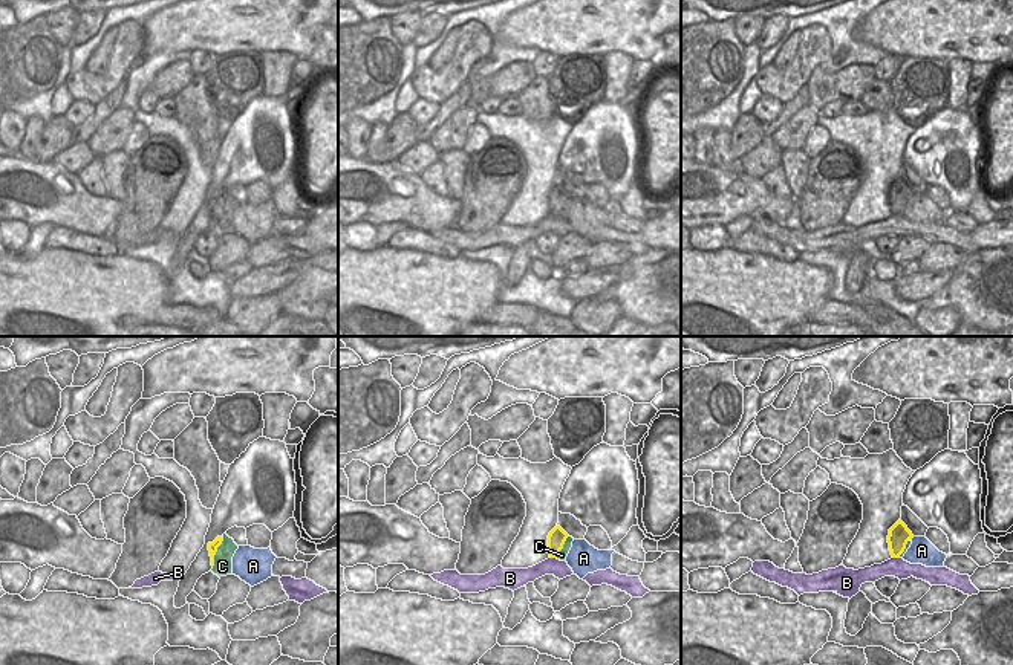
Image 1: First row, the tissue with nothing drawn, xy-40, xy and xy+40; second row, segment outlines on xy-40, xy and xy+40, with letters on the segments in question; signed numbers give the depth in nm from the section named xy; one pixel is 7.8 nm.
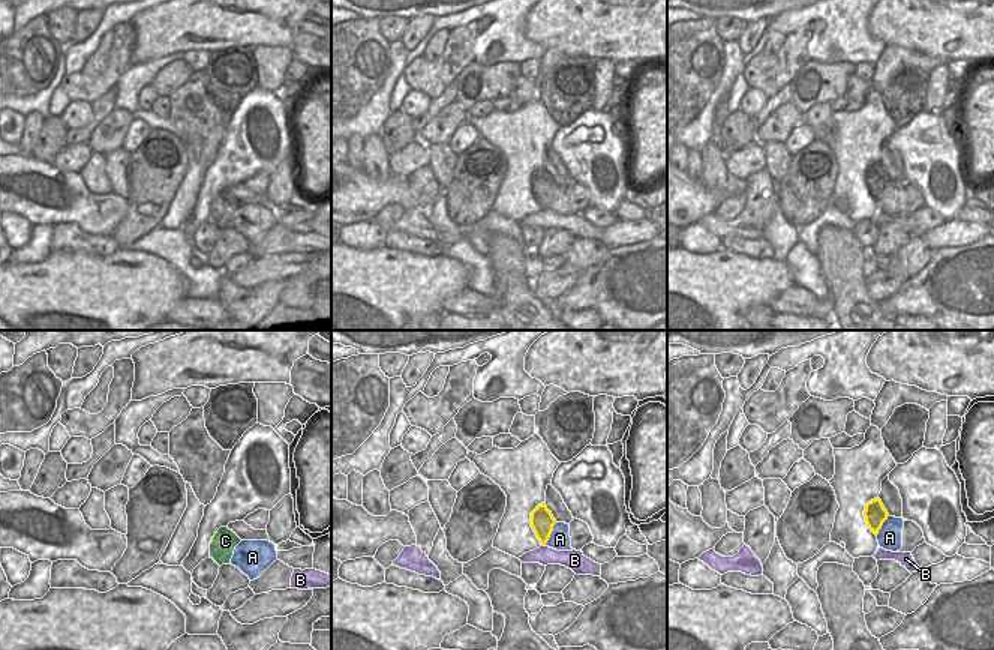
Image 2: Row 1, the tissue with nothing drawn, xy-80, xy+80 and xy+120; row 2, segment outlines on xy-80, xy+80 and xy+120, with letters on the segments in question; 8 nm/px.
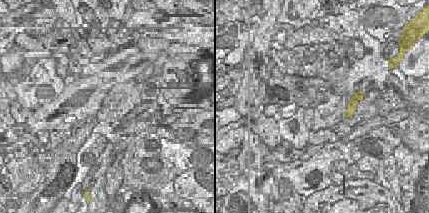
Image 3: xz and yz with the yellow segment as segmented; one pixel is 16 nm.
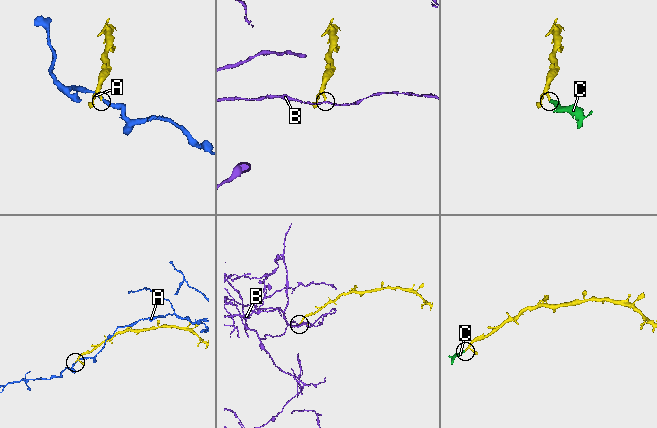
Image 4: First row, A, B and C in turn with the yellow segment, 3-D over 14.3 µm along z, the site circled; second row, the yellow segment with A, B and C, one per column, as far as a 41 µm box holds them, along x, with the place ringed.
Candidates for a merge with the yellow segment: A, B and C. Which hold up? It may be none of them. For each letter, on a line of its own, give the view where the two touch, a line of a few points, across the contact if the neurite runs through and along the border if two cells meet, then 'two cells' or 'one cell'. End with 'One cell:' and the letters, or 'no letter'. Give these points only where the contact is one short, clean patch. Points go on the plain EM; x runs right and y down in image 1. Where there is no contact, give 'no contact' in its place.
A: no contact; two cells
B: contact in xy+40; line xy+40 (892, 214), (898, 216); two cells
C: contact in xy-40; line xy-40 (213, 204), (216, 208), (222, 223); one cell
One cell: C

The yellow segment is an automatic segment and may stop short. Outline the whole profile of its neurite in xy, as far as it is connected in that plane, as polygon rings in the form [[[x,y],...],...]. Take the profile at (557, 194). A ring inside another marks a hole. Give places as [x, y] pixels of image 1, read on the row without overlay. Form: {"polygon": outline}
{"polygon": [[[555,183],[548,193],[549,214],[566,219],[566,214],[572,205],[572,199],[572,194],[569,194],[560,183]]]}

